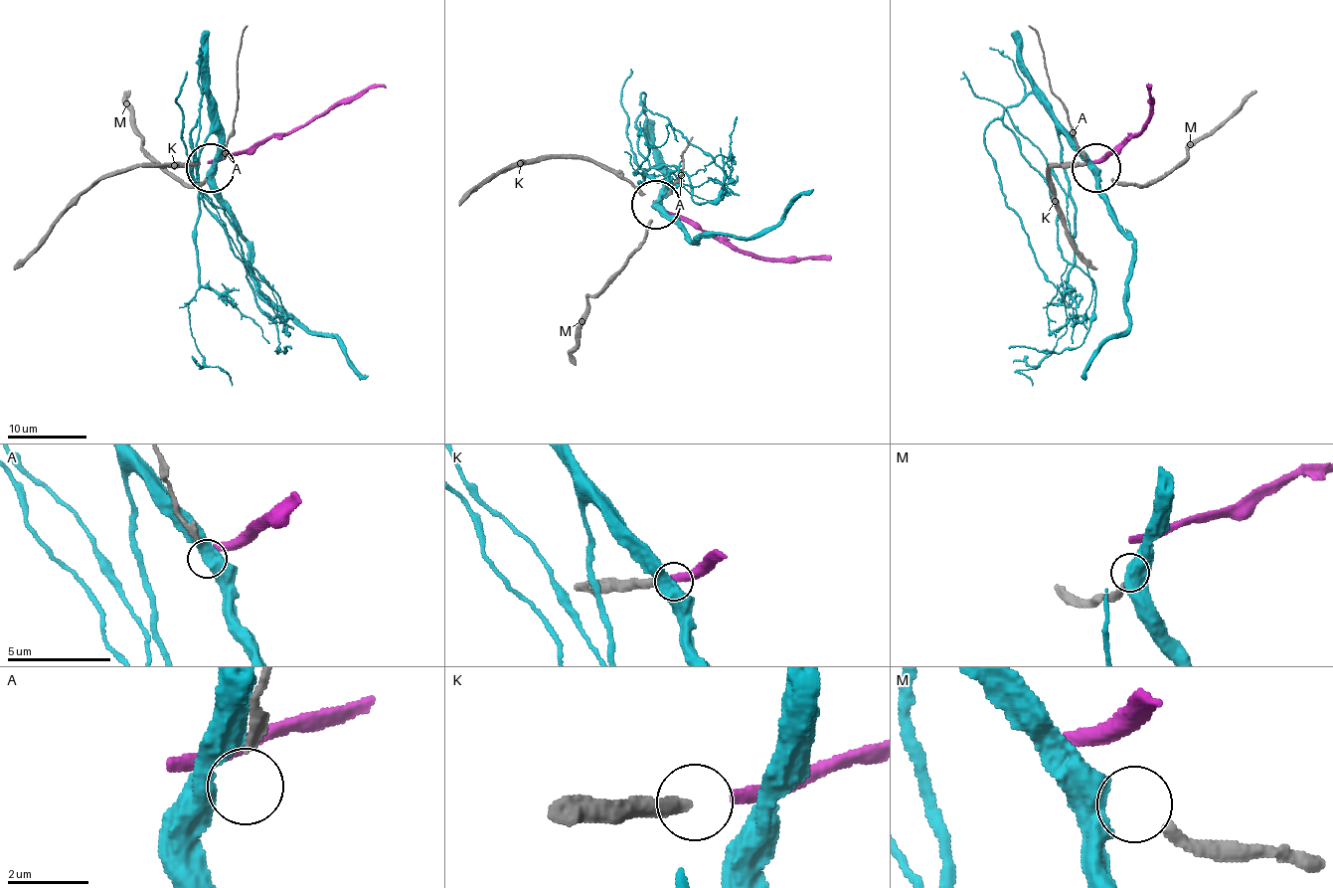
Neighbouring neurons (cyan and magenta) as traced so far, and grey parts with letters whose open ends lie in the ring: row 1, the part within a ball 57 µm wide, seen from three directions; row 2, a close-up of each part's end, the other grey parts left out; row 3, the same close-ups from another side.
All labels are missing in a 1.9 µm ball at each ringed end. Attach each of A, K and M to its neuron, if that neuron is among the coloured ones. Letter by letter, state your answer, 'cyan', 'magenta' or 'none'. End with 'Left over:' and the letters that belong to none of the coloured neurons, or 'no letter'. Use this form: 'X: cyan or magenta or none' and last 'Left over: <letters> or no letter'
A: none
K: magenta
M: cyan
Left over: A

